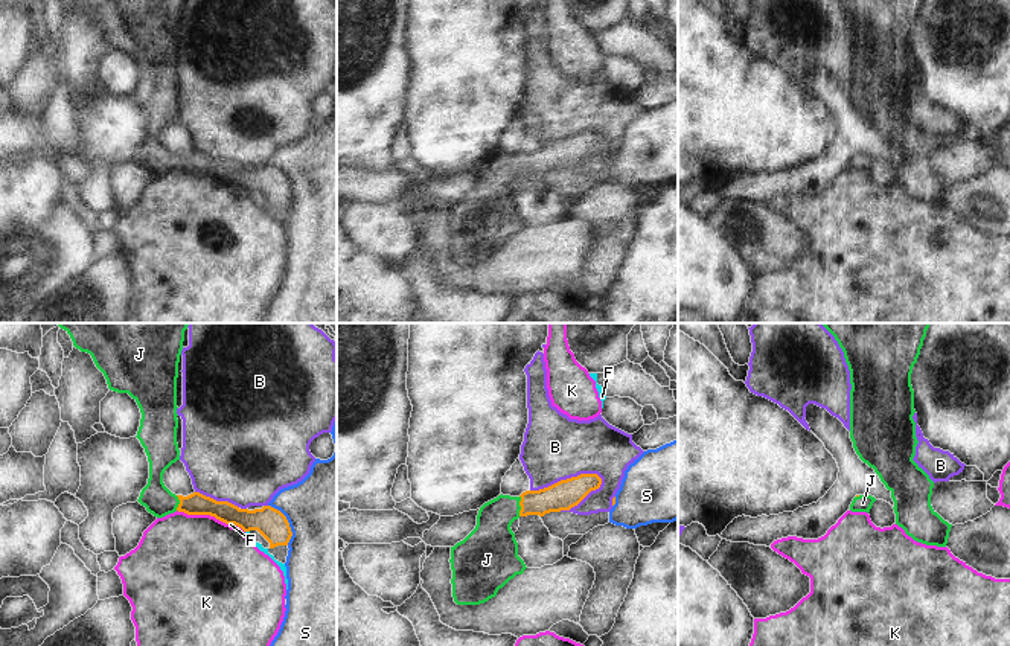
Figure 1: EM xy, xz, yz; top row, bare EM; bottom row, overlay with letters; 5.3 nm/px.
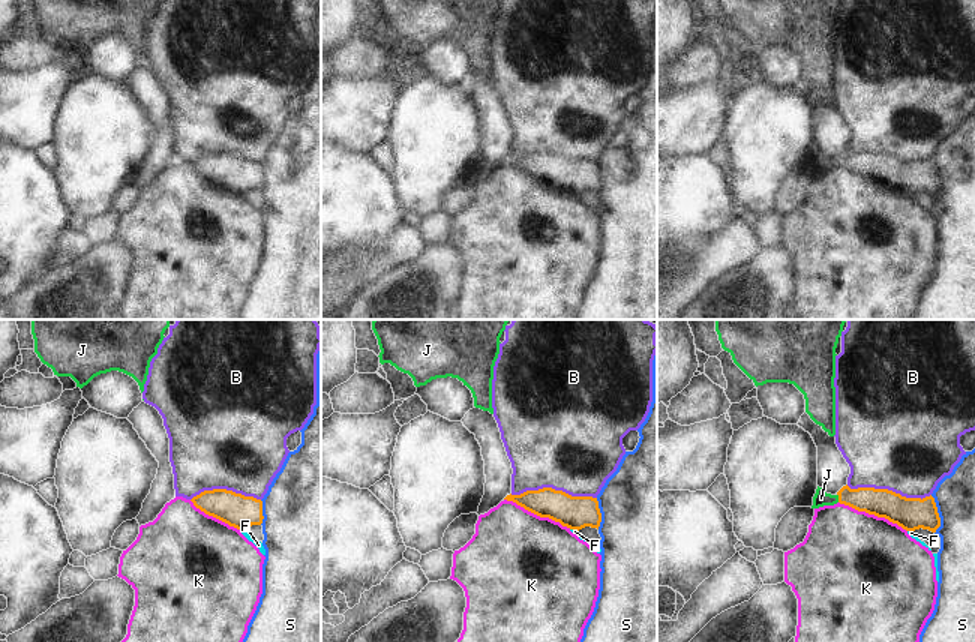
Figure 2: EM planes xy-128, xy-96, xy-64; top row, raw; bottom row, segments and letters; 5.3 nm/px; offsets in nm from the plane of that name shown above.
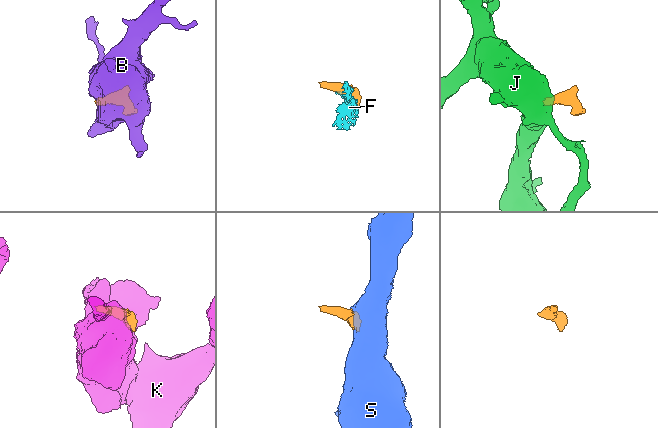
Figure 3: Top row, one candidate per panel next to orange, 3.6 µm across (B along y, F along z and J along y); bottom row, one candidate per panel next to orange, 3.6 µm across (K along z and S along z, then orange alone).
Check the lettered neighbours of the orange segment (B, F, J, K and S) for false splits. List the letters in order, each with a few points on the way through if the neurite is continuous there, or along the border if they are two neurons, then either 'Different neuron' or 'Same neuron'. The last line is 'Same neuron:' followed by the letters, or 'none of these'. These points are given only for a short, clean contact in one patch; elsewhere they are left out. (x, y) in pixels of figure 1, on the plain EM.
B: Different neuron
F: Different neuron
J: Path across: xz (565, 153), (540, 162), (520, 163), (492, 189), (492, 201). Same neuron
K: Different neuron
S: Boundary: xy (268, 163), (285, 175), (291, 191), (288, 203). Different neuron
Same neuron: J.

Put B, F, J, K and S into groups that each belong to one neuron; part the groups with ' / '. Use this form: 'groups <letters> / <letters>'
groups B / F K / J / S

